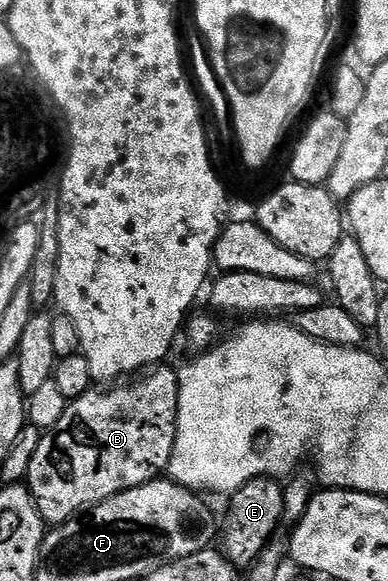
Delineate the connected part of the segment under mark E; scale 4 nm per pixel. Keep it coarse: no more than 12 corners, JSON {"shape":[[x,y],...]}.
{"shape":[[272,476],[228,497],[223,555],[252,565],[278,535],[284,493]]}

